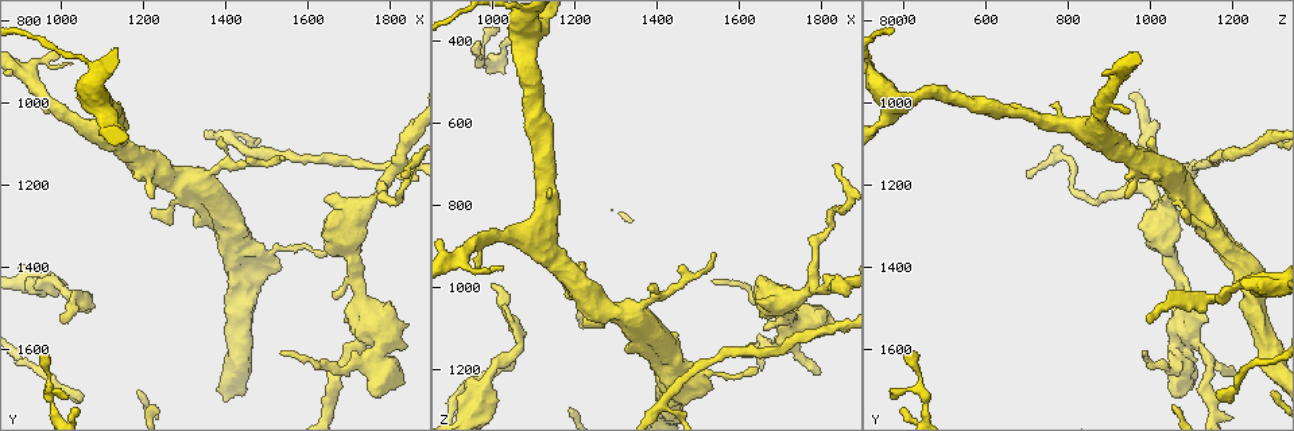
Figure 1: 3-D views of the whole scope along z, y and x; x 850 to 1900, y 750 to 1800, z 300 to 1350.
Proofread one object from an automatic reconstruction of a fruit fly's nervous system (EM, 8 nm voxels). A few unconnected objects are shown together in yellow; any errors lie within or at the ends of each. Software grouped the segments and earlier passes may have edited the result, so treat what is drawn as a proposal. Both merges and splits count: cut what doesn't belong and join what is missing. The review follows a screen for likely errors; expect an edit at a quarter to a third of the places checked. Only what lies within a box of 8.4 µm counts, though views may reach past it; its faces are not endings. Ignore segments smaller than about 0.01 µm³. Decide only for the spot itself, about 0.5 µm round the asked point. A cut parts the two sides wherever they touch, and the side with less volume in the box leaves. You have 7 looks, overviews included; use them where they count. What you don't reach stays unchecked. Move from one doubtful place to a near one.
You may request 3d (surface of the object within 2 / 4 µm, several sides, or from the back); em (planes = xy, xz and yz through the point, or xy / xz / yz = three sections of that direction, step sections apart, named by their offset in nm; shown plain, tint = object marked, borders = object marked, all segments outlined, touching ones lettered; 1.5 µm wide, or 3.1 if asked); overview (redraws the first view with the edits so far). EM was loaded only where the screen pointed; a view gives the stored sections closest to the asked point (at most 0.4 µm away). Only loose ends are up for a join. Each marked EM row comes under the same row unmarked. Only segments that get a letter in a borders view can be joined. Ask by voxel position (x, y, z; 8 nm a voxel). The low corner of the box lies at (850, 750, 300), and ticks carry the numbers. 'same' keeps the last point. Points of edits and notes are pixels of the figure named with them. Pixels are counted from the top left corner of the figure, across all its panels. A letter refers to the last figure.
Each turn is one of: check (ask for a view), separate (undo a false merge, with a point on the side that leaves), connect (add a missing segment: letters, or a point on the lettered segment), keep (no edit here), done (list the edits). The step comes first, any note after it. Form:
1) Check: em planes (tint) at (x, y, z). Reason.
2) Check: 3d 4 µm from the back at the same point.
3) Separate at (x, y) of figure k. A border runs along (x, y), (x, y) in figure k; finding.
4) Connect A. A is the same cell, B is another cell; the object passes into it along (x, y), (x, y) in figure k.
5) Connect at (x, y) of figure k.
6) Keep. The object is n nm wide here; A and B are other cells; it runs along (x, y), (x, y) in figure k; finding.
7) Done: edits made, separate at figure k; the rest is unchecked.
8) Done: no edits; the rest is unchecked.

Check: em planes (borders) at (1000, 1520, 995).

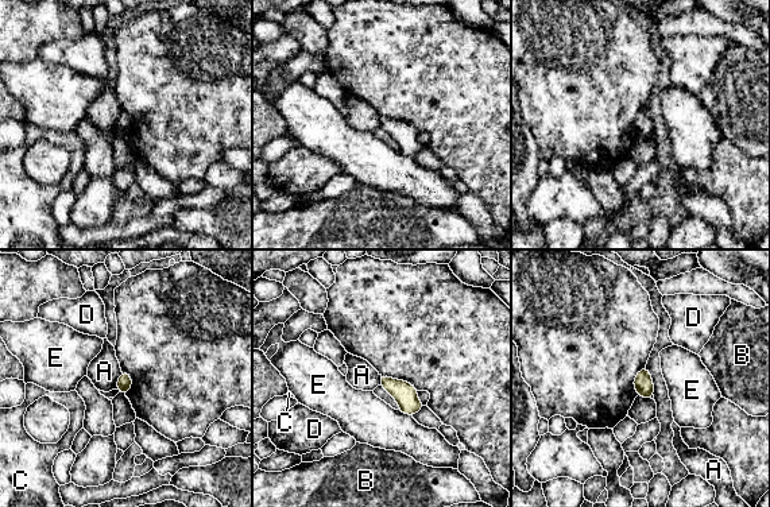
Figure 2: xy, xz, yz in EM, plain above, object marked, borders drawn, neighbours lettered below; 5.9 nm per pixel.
Keep. A, B, C, D and E are other cells; a border runs along (122, 372), (116, 389) in figure 2; none of them fits.

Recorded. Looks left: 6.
Check: em planes (tint) at (1790, 1645, 1080). Sharp bend.

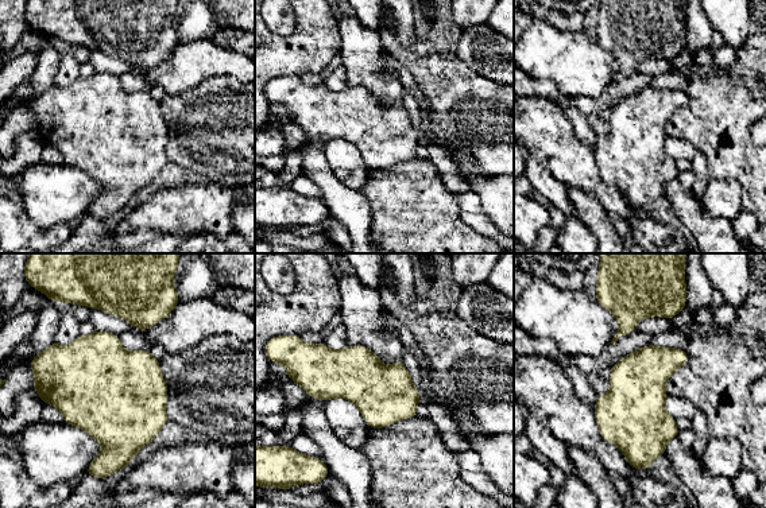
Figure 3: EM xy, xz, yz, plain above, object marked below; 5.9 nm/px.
Check: em planes (borders) at the same point.

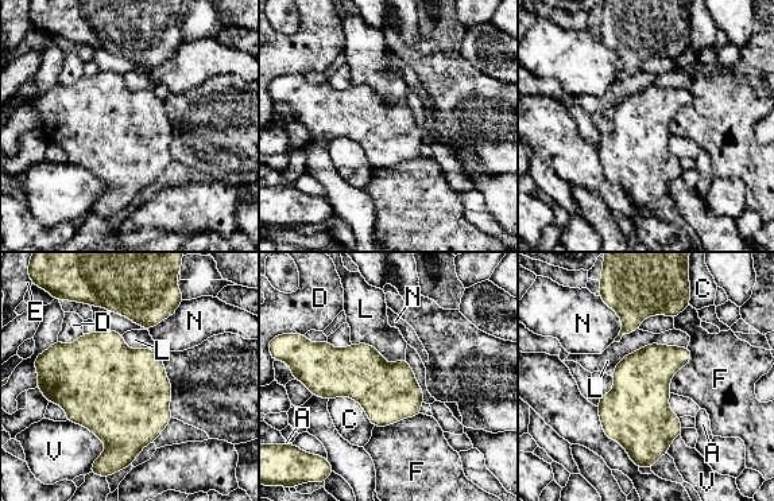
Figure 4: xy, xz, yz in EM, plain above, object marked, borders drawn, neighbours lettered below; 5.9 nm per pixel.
Keep. A, C, D, E, F, L, N and V are other cells; a border runs along (421, 414), (374, 427) in figure 4; continuous, no second neuron.

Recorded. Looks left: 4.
Check: 3d 2 µm at (955, 1595, 405). Thin end.

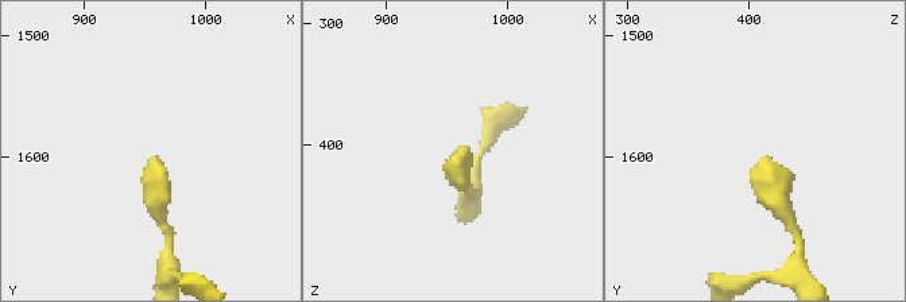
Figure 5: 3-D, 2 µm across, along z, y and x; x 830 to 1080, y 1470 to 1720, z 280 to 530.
Check: em planes (borders) at (958, 1596, 412). Need the tissue.

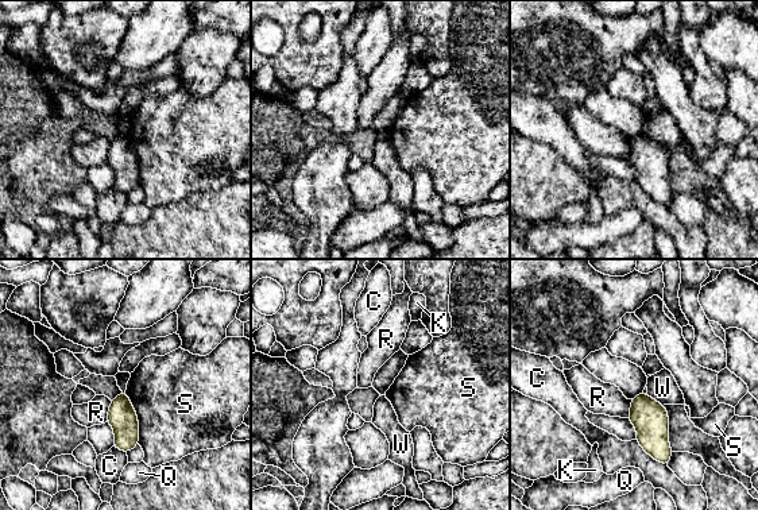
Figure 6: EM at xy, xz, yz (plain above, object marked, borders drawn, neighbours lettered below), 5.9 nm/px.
Keep. C, K, Q, R, S and W are other cells; a border runs along (112, 401), (105, 421) in figure 6; no lettered segment goes on from it.

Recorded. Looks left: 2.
Done: no edits; the rest is unchecked.

